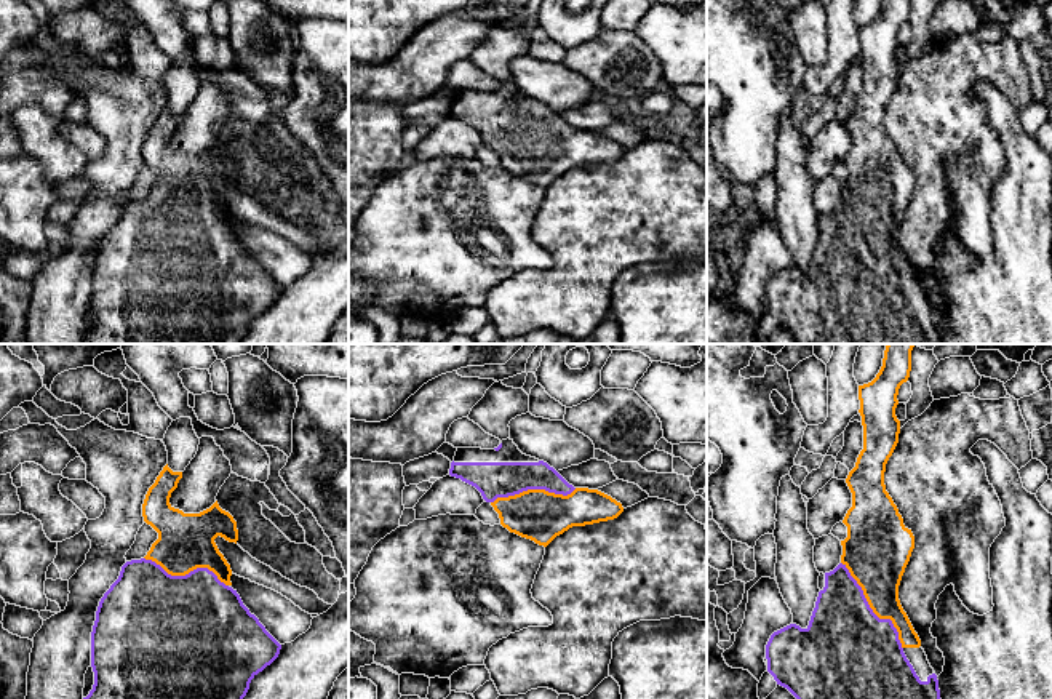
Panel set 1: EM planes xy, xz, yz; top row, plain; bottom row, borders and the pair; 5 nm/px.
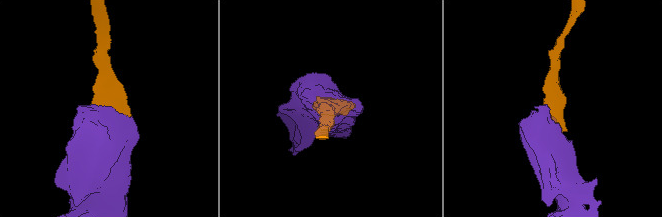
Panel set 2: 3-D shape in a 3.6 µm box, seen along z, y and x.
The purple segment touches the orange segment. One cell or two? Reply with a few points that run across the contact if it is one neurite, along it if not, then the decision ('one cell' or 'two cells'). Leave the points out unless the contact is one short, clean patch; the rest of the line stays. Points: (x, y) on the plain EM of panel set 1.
one cell

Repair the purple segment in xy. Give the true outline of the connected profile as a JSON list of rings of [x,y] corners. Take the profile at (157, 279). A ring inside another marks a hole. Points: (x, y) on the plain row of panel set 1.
[[[166,106],[145,136],[142,158],[144,163],[158,174],[158,181],[152,186],[144,200],[126,203],[122,208],[118,221],[110,227],[99,243],[91,274],[91,309],[94,314],[94,326],[82,344],[241,344],[249,331],[251,322],[267,307],[270,307],[280,296],[281,286],[265,272],[259,261],[249,254],[237,232],[230,229],[230,206],[214,184],[214,181],[221,178],[225,182],[237,186],[237,163],[229,154],[219,149],[217,142],[200,155],[184,155],[182,152],[174,150],[169,146],[169,139],[177,130],[181,120],[182,114],[173,114]]]

